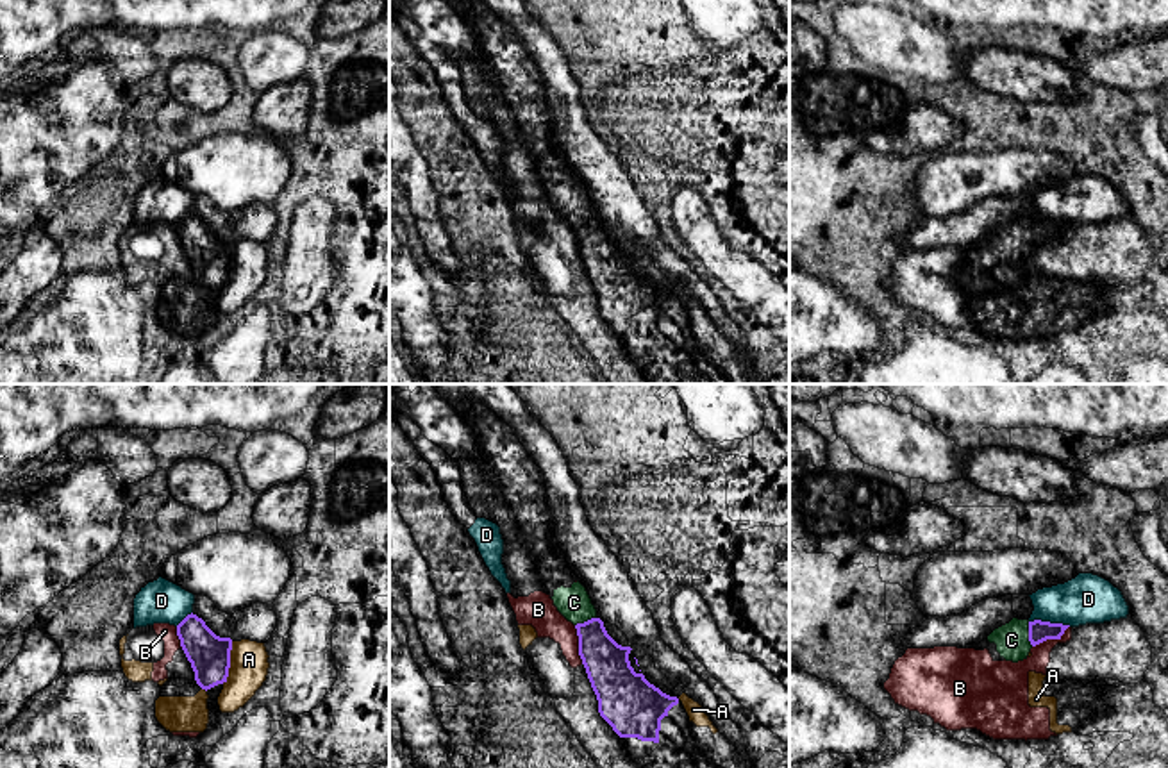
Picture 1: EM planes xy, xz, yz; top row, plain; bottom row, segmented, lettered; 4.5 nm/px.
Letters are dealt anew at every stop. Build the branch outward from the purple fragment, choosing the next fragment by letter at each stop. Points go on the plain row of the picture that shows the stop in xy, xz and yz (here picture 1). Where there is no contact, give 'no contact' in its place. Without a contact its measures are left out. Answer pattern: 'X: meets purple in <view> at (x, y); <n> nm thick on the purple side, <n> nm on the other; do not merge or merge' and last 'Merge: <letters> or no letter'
A: meets purple in xy at (229, 263); 190 nm thick on the purple side, 180 nm on the other; do not merge
B: meets purple in yz at (1051, 238); 100 nm thick on the purple side, 140 nm on the other; do not merge
C: meets purple in yz at (1029, 234); 100 nm thick on the purple side, 150 nm on the other; merge
D: meets purple in yz at (1049, 222); 100 nm thick on the purple side, 220 nm on the other; do not merge
Merge: C

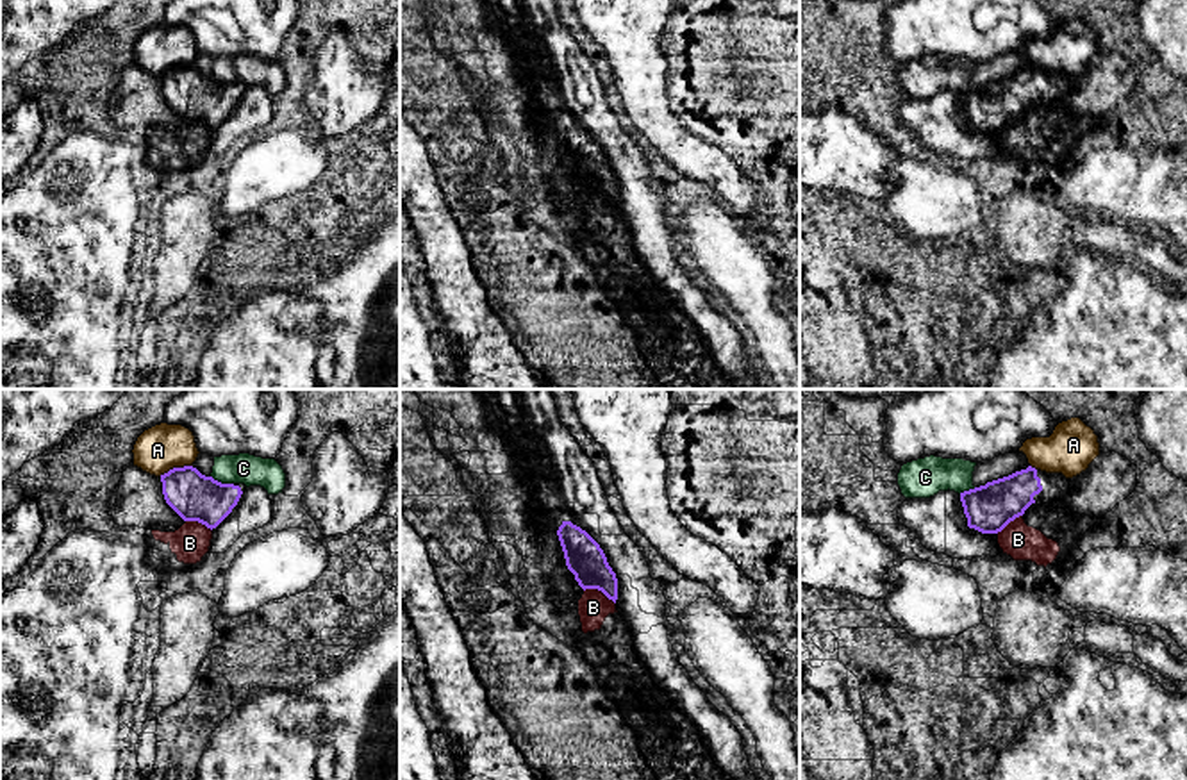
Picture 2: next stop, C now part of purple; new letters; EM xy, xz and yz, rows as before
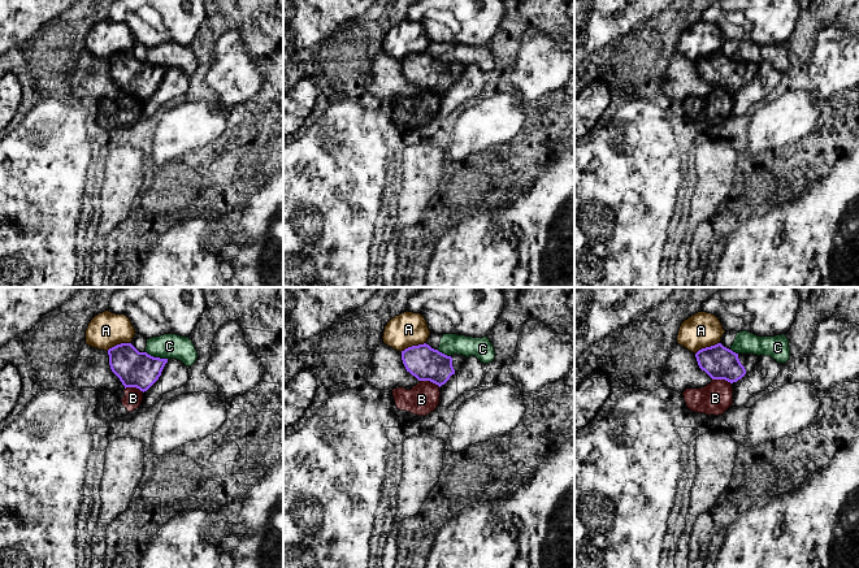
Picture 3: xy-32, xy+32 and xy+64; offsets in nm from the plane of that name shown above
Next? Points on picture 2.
A: meets purple in xy at (175, 68); 220 nm thick on the purple side, 200 nm on the other; do not merge
B: meets purple in xz at (600, 190); 170 nm thick on the purple side, 140 nm on the other; do not merge
C: meets purple in xy at (220, 82); 220 nm thick on the purple side, 140 nm on the other; do not merge
Merge: no letter

